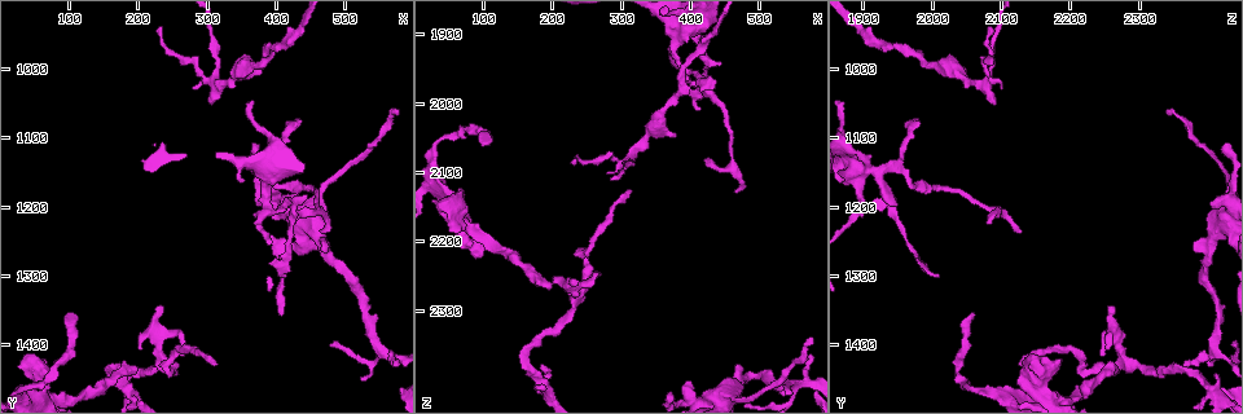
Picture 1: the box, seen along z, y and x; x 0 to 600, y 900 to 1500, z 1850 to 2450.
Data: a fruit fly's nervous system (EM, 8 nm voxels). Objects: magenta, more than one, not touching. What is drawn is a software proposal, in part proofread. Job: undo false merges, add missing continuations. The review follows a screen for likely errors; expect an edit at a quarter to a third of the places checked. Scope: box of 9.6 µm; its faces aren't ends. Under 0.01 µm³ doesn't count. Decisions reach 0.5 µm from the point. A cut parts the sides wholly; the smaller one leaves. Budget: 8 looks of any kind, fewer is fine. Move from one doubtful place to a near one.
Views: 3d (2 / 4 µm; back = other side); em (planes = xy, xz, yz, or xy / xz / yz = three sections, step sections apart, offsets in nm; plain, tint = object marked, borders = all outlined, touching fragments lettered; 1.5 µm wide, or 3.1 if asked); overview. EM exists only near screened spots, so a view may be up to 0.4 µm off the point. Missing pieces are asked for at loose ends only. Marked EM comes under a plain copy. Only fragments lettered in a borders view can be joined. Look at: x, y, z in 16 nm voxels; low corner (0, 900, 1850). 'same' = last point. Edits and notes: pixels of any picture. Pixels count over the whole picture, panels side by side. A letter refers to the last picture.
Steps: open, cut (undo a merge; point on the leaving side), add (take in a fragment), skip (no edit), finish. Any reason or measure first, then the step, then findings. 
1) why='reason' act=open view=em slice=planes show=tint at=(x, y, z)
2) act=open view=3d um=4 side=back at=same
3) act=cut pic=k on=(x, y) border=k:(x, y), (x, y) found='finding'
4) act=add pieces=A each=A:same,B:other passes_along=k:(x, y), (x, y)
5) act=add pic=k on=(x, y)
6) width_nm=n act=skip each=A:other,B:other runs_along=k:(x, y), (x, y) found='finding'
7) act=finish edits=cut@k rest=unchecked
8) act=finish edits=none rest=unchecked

why='abrupt turn' act=open view=3d um=4 at=(385, 1205, 1890)

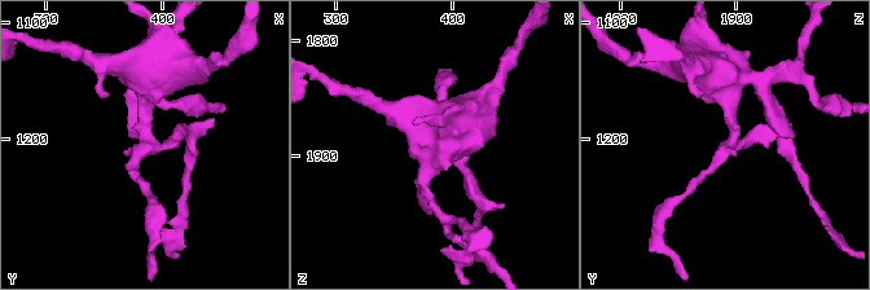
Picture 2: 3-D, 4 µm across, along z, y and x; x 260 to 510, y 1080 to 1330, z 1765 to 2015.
act=open view=em slice=xy step=4 show=tint at=(388, 1204, 1892)

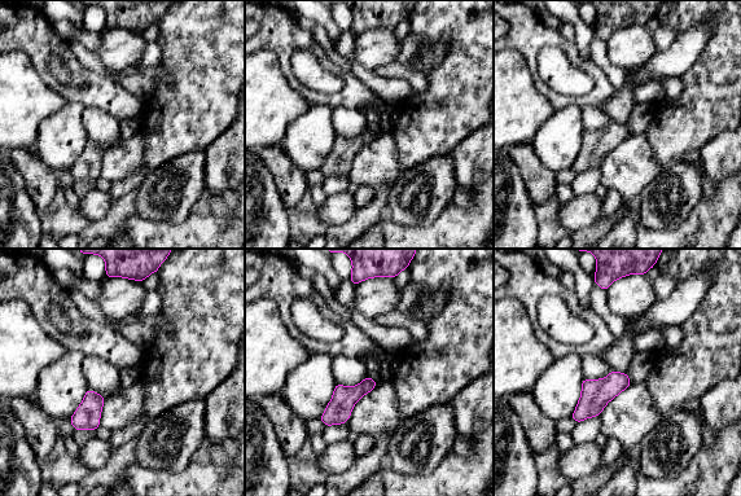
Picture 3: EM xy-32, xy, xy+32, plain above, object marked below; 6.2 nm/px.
act=open view=em slice=planes show=borders at=same

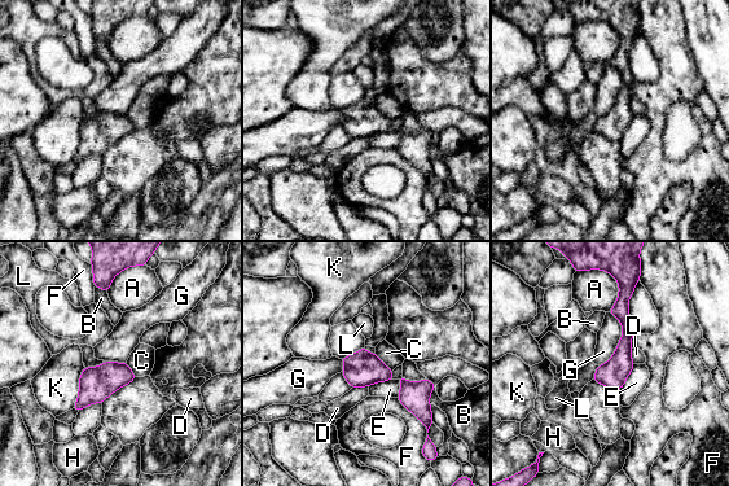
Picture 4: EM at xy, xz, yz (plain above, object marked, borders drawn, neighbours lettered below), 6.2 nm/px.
width_nm=170 act=skip each=A:other,B:other,C:other,D:other,E:other,F:other,G:other,H:other,K:other,L:other border=4:(610, 312), (622, 337), (598, 366) found='continuous, no second cell'

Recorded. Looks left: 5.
why='long arm stops here' act=open view=em slice=planes show=borders at=(95, 1355, 2060)

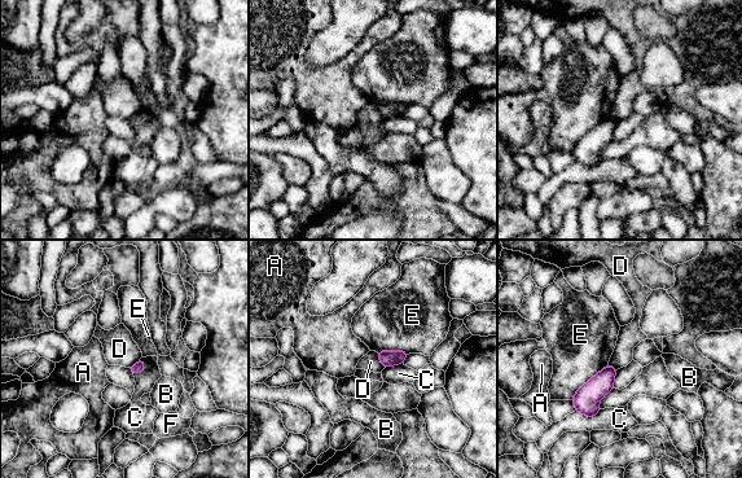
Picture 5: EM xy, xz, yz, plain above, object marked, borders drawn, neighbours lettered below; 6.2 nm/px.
act=skip each=A:other,B:other,C:other,D:other,E:other,F:other border=5:(376, 352), (385, 367) found='no lettered fragment goes on from it'

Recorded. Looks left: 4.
why='thin end' act=open view=em slice=planes show=borders at=(435, 1080, 1970)

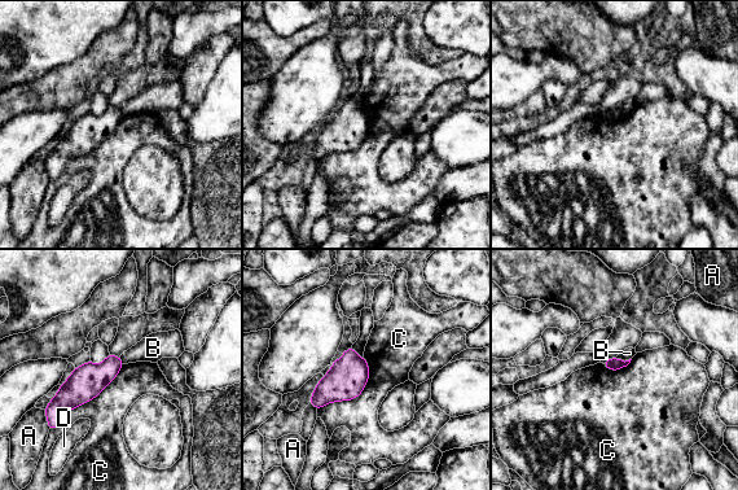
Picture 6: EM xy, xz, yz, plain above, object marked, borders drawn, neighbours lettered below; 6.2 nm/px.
longest_contact=C:600nm act=skip each=A:other,B:other,C:other,D:other border=6:(123, 364), (49, 429) found='no lettered fragment goes on from it'

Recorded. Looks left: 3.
act=finish edits=none rest=unchecked

